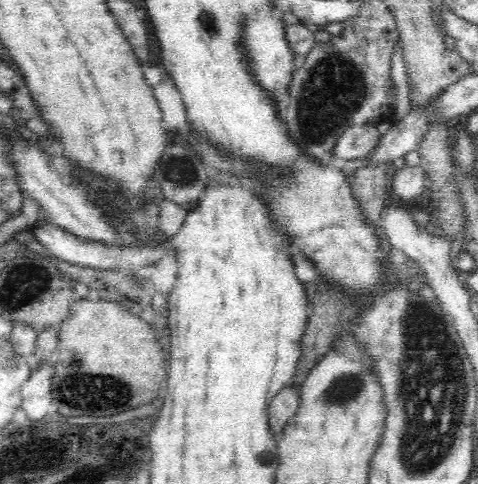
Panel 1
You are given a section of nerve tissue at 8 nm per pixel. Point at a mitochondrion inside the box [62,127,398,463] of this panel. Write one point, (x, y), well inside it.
(127, 219)

